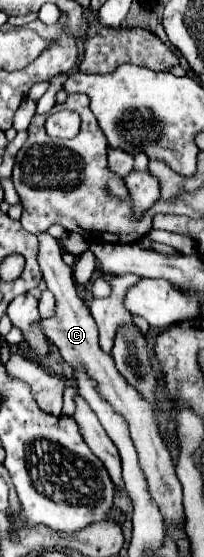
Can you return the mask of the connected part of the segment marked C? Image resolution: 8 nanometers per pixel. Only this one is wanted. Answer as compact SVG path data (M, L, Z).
M39 234L39 266L43 270L43 280L47 282L47 288L55 294L57 298L57 310L55 310L55 318L49 320L41 320L41 330L45 334L47 340L51 340L59 352L63 354L65 362L69 362L71 366L87 366L87 372L99 382L99 392L103 394L103 398L107 398L107 402L111 402L111 406L125 416L125 420L129 422L129 430L131 430L131 438L135 442L135 448L139 450L139 458L141 458L141 466L147 474L149 480L149 490L155 498L155 502L161 508L161 514L165 516L165 528L169 524L179 524L183 522L183 504L181 504L181 484L175 476L173 470L173 458L159 434L159 424L155 422L155 414L151 412L151 406L141 400L141 396L129 388L121 374L115 370L115 362L111 356L107 356L101 348L99 348L99 332L97 332L97 324L89 312L89 308L83 304L83 300L77 296L75 290L75 282L73 282L73 270L61 260L61 248L57 244L57 240L49 234Z

